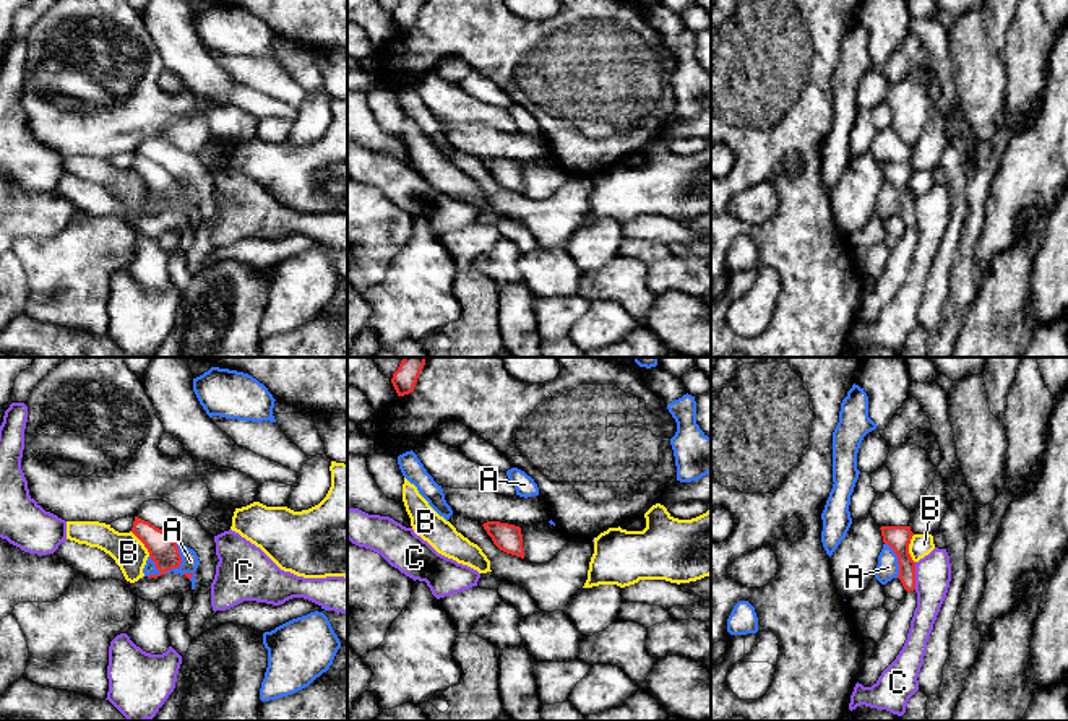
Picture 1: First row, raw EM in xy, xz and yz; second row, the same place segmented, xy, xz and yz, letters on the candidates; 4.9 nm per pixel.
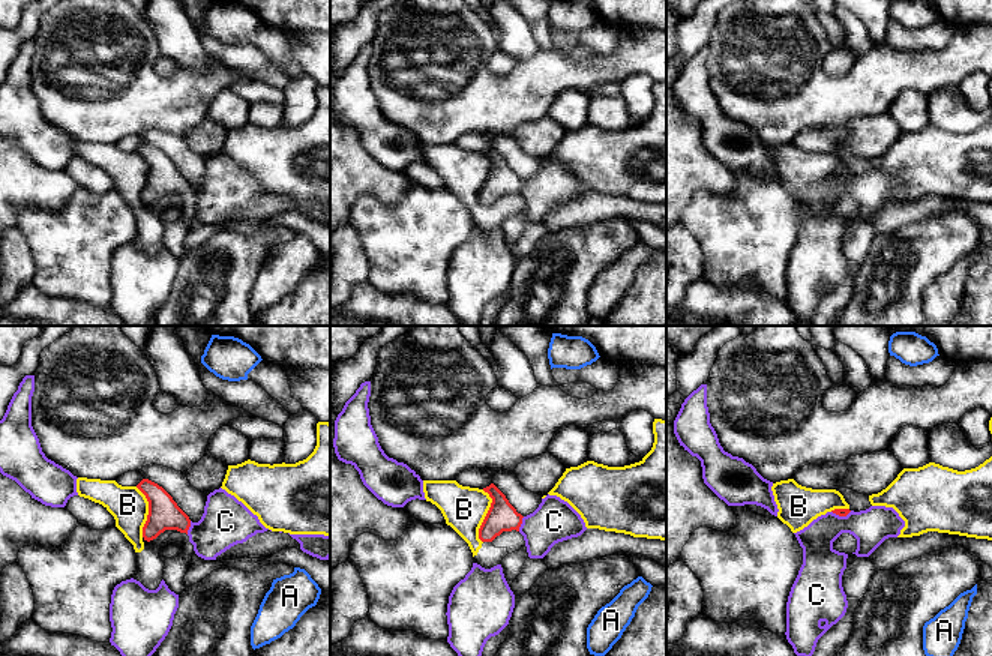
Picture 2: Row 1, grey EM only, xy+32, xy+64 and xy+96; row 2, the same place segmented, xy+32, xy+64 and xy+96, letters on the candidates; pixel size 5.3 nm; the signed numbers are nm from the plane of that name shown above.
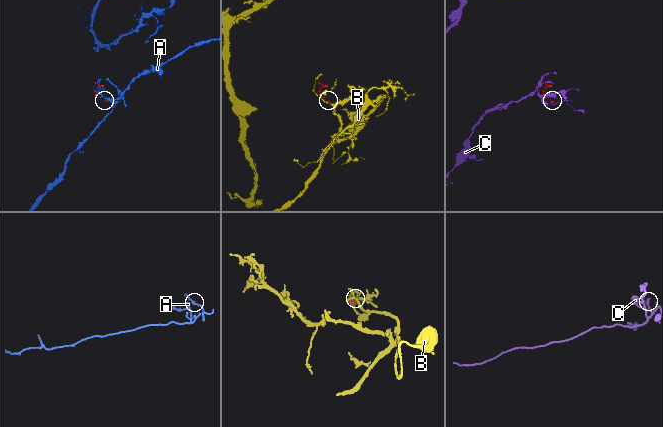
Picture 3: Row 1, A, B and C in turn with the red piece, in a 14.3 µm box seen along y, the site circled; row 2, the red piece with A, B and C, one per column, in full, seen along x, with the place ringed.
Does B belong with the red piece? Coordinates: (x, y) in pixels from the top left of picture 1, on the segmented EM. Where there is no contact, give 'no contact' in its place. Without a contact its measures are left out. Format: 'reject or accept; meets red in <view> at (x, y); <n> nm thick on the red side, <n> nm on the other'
accept; meets red in yz at (908, 549); 120 nm thick on the red side, 110 nm on the other

